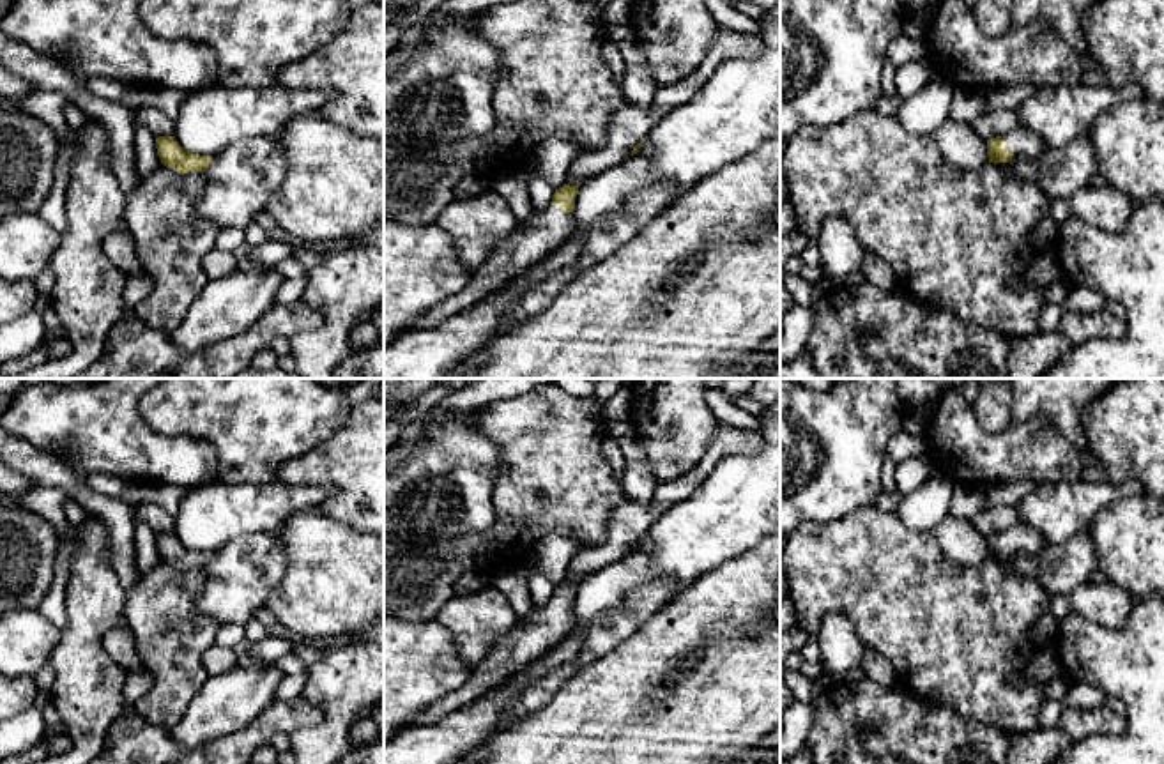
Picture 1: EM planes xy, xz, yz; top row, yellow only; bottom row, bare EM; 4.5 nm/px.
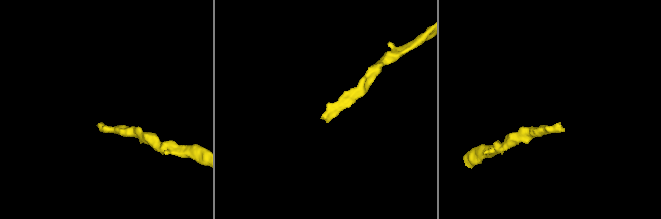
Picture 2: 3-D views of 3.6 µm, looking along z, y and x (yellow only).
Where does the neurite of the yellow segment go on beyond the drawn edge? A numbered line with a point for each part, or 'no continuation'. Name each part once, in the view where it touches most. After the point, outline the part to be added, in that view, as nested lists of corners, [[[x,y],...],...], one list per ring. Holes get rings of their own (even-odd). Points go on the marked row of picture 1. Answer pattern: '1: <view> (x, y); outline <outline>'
1: xz (526, 246); outline [[[557,205],[536,212],[529,226],[518,226],[501,241],[483,265],[474,269],[471,283],[444,297],[433,308],[414,318],[407,329],[428,329],[471,309],[479,301],[504,288],[508,281],[554,253],[573,232],[573,212]]]

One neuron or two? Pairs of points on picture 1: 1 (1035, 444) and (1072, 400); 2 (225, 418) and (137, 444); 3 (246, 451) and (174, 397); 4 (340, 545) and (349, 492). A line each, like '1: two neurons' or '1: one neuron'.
1: two neurons
2: two neurons
3: one neuron
4: two neurons

